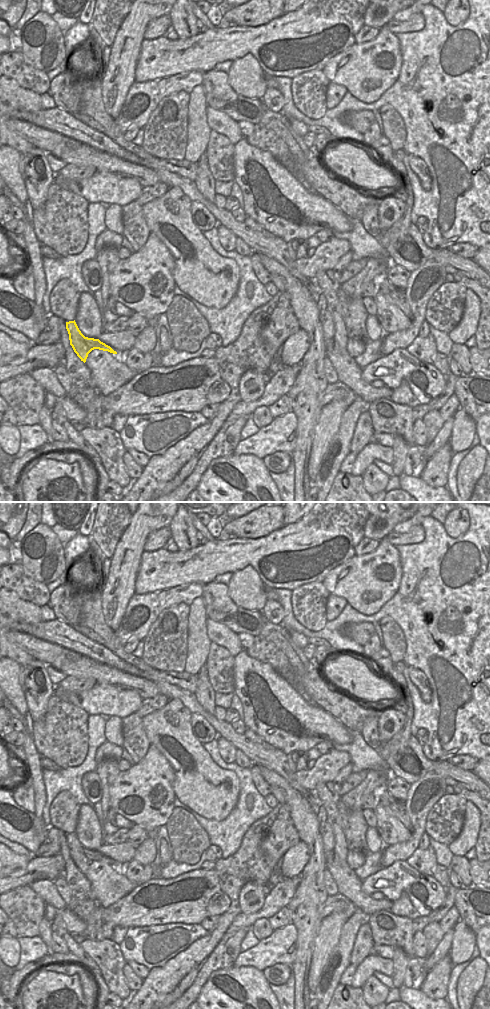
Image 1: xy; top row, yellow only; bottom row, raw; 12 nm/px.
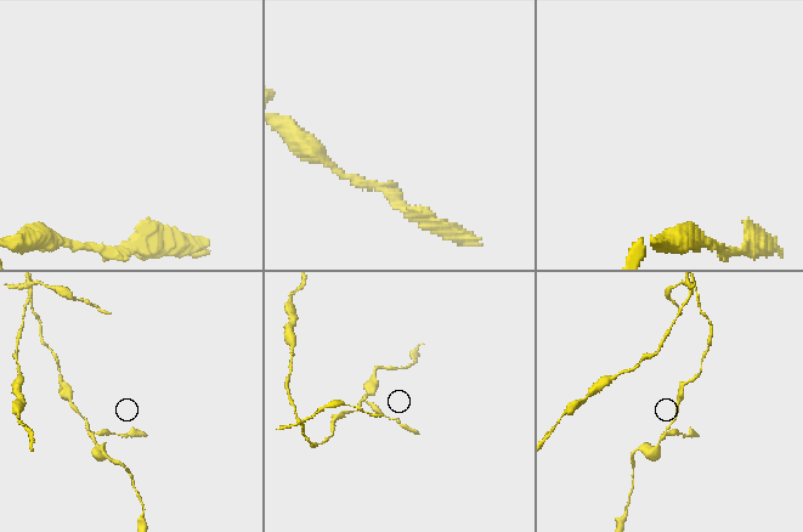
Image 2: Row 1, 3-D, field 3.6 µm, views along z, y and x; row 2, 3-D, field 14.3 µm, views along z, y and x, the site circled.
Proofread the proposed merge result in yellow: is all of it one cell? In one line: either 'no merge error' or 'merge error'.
merge error

